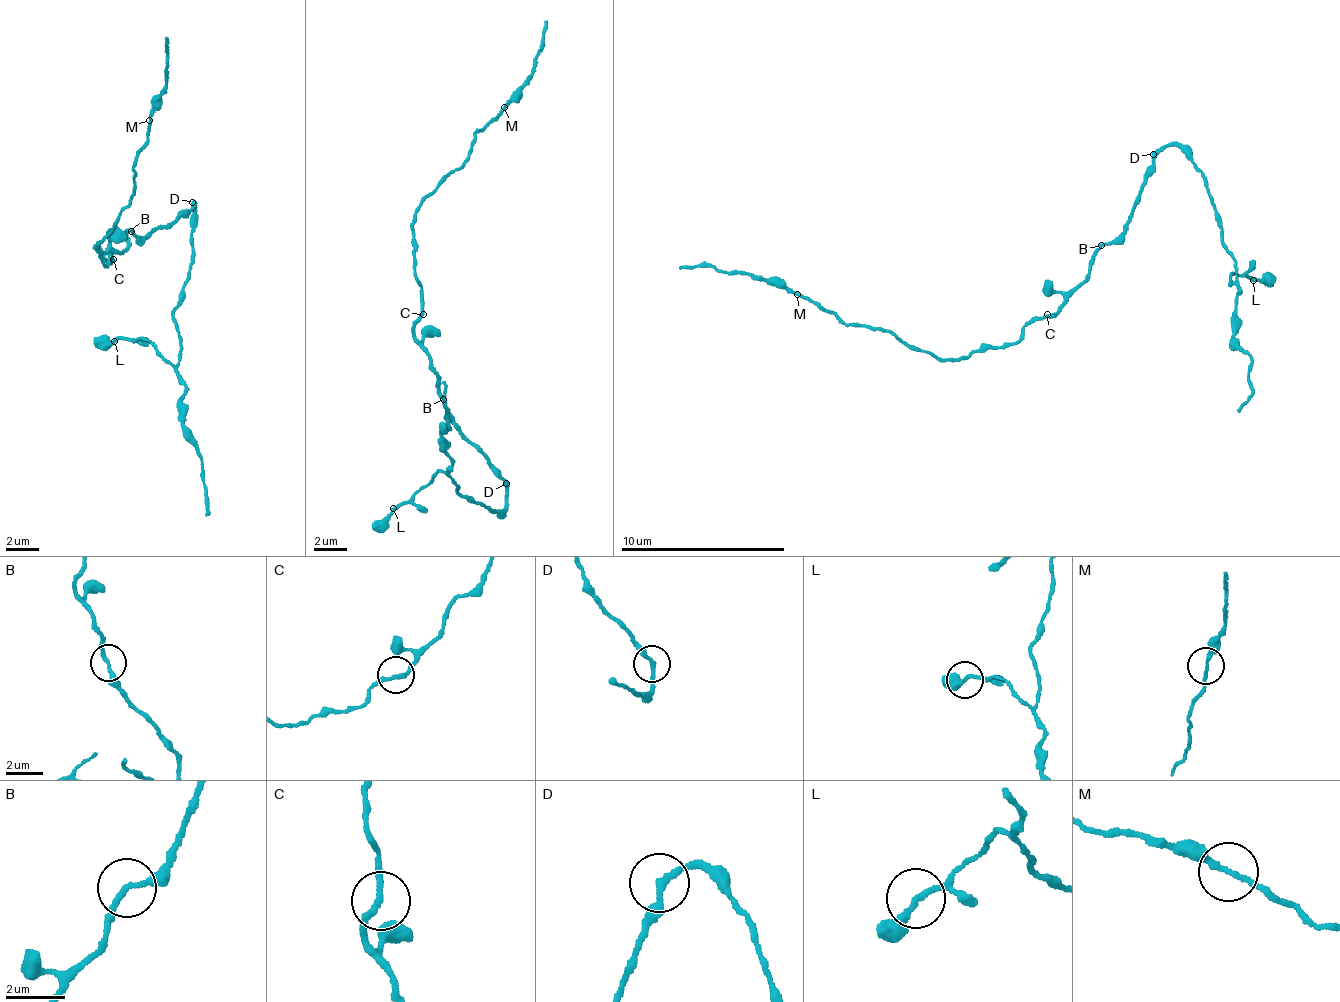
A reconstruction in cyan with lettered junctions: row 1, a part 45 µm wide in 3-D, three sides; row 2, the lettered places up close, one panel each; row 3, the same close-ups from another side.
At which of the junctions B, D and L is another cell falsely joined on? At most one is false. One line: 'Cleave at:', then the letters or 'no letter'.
Cleave at: no letter

